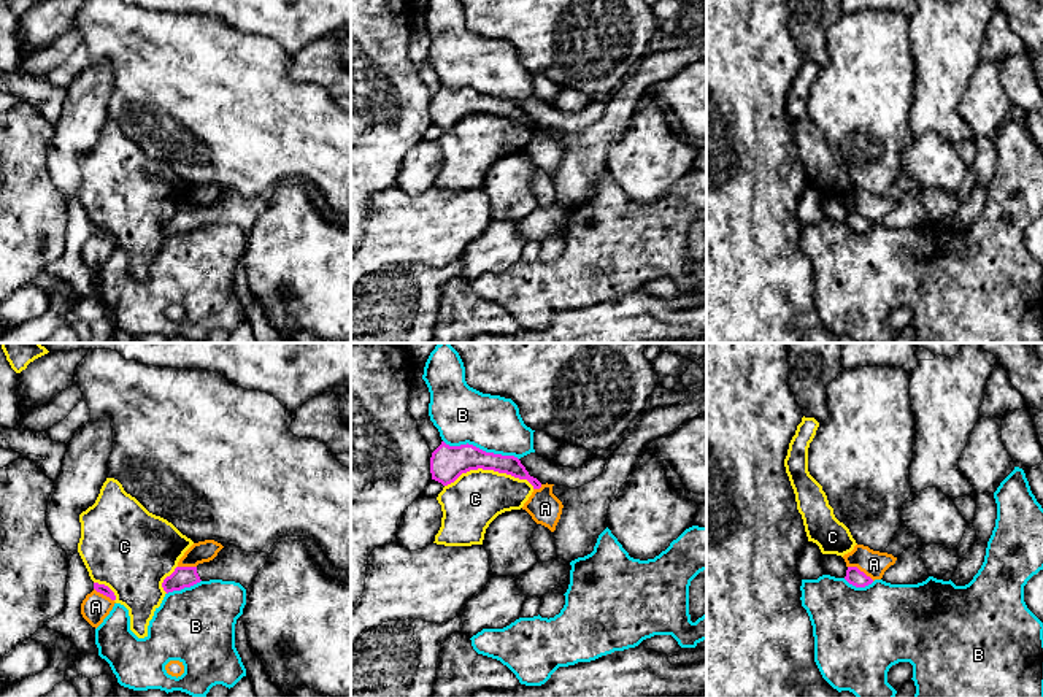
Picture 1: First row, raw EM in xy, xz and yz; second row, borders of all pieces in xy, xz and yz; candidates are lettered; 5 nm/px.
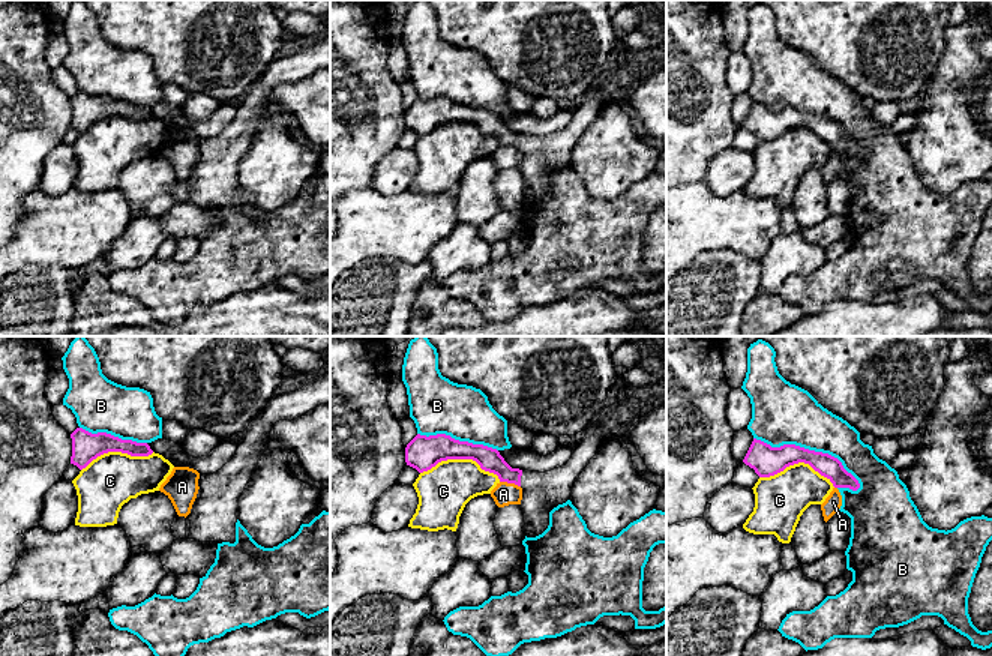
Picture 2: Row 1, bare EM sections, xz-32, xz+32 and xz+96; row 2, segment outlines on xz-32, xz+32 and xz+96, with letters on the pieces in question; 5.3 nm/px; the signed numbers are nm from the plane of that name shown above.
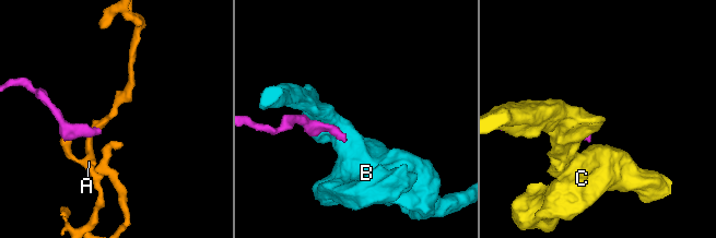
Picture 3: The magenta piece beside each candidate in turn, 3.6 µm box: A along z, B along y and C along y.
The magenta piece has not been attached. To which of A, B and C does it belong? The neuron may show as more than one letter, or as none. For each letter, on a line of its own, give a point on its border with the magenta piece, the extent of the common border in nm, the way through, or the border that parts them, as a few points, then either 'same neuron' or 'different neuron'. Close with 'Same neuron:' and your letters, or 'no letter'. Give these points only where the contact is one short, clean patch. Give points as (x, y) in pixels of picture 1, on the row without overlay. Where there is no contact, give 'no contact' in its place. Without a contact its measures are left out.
A: meets magenta in yz at (859, 215); contact 150 nm long; different neuron
B: meets magenta in xz at (481, 94); contact 400 nm long; different neuron
C: meets magenta in xz at (489, 113); contact 460 nm long; different neuron
Same neuron: no letter

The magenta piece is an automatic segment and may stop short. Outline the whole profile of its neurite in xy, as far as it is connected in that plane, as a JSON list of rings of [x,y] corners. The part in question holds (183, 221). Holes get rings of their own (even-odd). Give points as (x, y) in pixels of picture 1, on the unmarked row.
[[[235,189],[224,191],[217,200],[197,211],[176,211],[162,227],[164,235],[173,237],[191,232],[200,225],[222,224],[240,227],[248,233],[259,214],[267,208],[267,197],[246,197]]]

